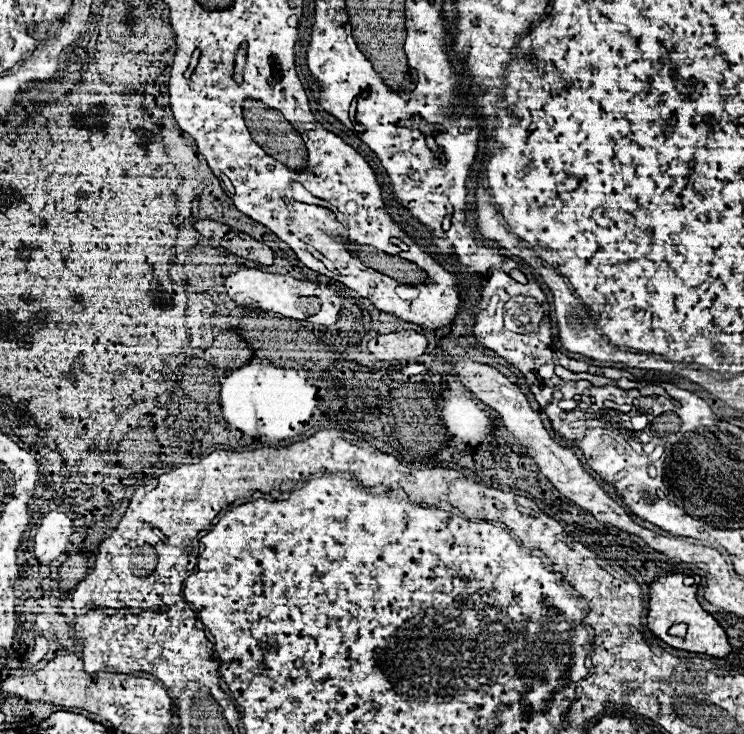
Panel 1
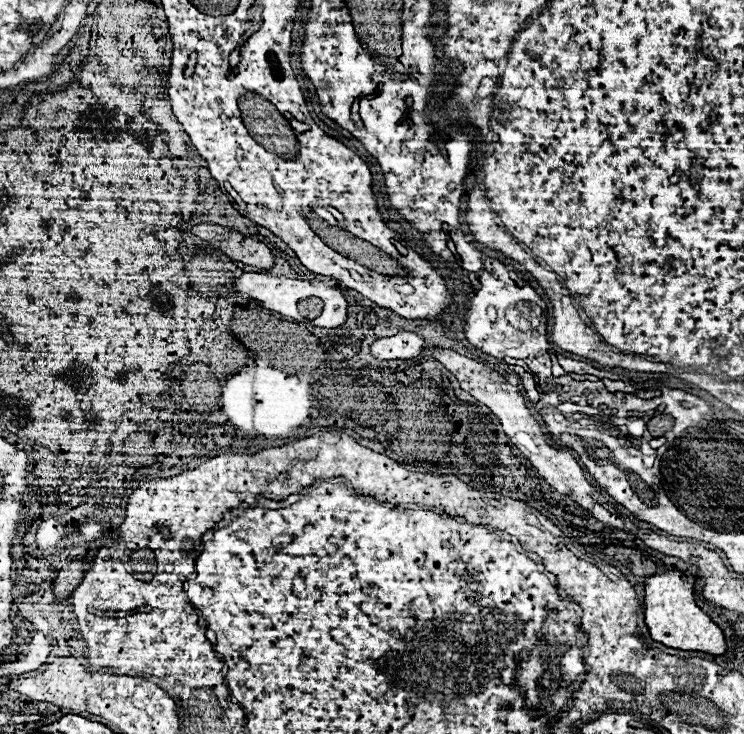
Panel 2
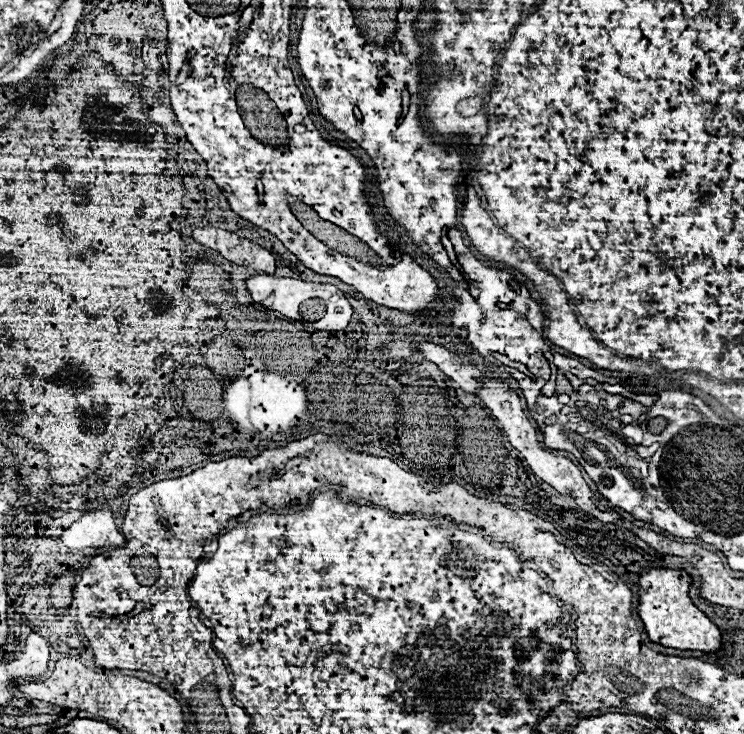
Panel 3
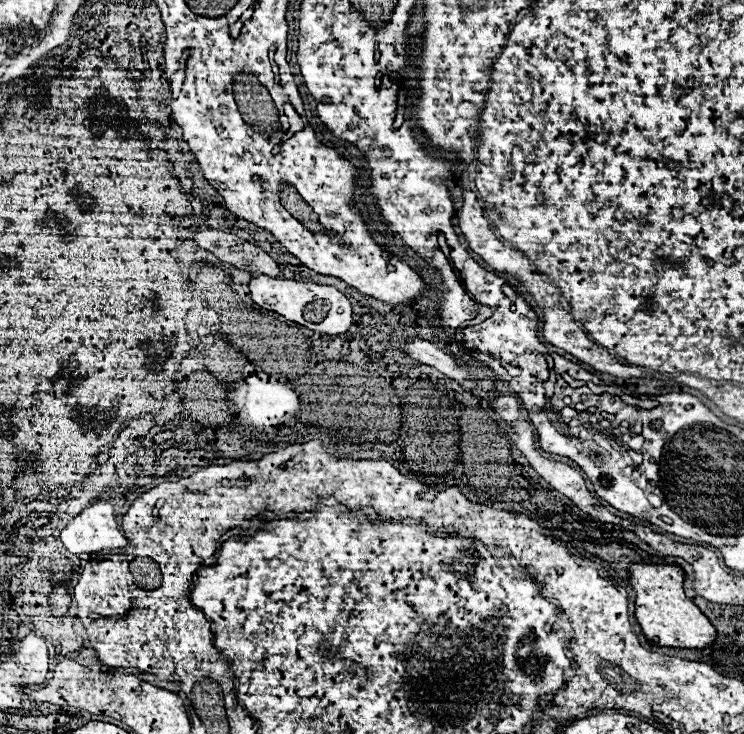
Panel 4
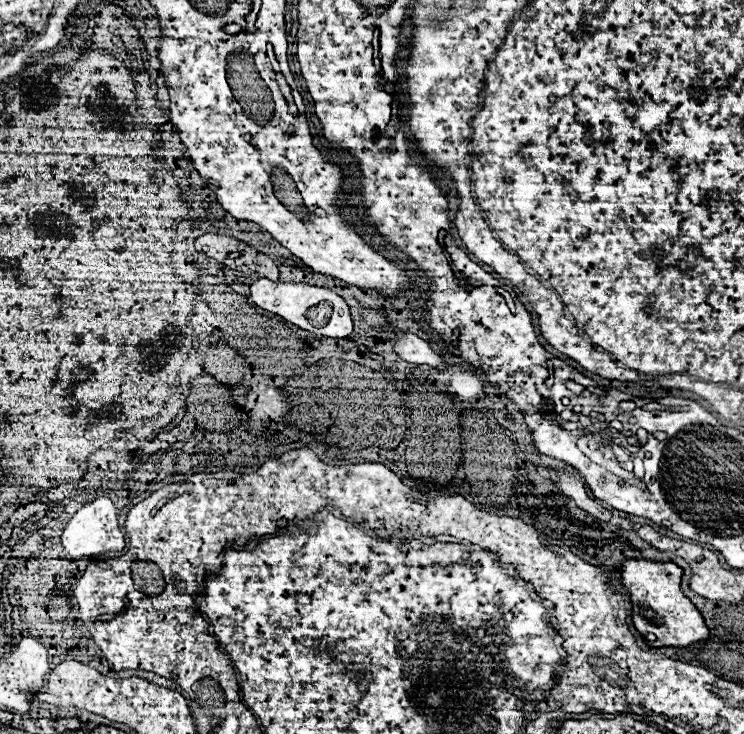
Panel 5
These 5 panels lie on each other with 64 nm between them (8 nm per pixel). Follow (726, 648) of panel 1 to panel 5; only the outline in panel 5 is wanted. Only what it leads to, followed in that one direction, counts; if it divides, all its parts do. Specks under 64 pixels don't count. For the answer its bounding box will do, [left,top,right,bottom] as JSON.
[622,560,710,646]

